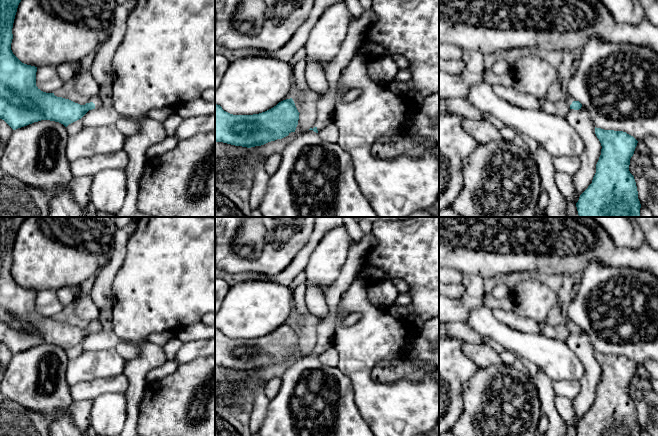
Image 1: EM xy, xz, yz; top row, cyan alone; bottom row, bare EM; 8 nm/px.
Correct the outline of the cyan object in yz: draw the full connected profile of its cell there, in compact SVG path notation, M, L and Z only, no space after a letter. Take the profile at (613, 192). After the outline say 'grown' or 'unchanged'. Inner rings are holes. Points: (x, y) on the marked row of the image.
M595 127L595 134L602 146L601 155L592 183L576 203L579 217L641 217L636 182L629 171L630 159L638 141L623 131Z | unchanged

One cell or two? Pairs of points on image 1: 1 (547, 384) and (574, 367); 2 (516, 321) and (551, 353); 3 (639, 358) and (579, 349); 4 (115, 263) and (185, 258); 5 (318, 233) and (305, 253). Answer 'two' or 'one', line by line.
1: two
2: two
3: two
4: two
5: one

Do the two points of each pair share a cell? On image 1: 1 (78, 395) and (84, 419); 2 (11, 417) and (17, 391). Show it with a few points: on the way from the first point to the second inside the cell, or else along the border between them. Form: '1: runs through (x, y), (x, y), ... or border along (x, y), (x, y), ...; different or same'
1: border along (91, 399), (74, 401); different
2: border along (10, 399), (36, 412); different

